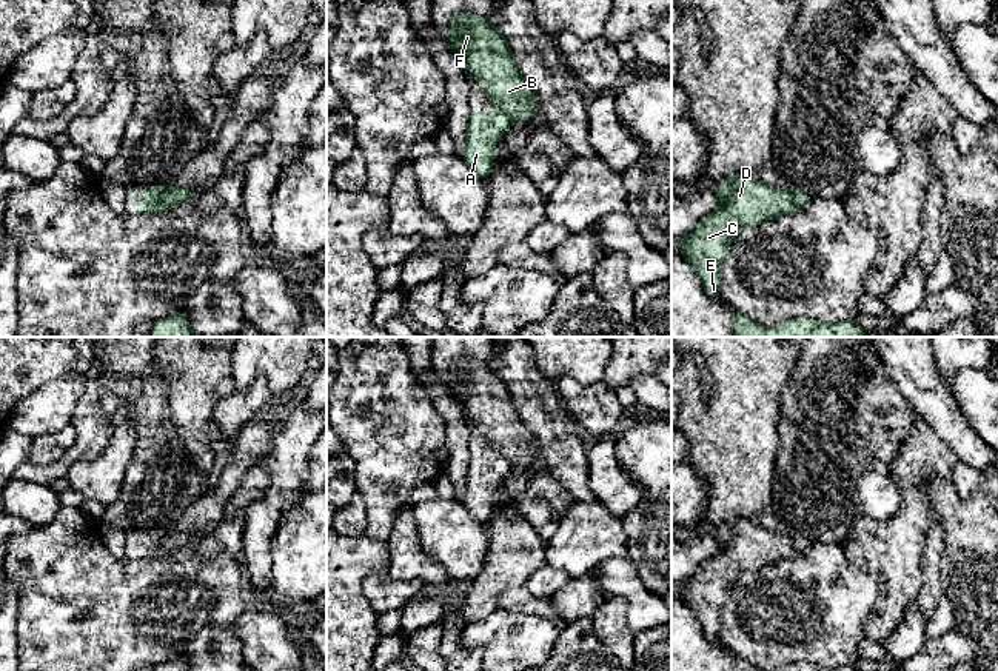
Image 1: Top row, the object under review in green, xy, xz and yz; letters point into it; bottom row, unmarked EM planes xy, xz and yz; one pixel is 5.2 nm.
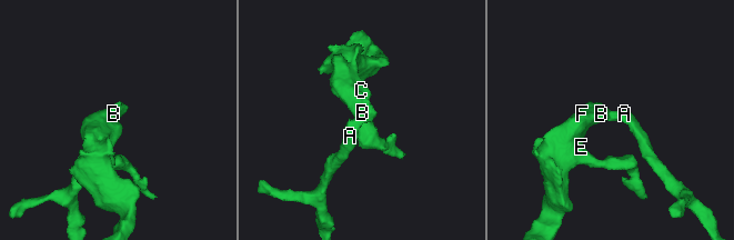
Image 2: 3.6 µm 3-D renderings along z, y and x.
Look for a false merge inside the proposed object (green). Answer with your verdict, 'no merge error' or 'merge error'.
no merge error

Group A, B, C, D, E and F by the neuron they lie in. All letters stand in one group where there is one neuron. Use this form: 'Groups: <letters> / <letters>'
Groups: A B C D E F

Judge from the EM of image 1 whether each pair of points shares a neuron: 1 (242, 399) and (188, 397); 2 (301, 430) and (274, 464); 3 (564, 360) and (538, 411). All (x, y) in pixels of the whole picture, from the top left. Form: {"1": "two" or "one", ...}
{"1": "two", "2": "one", "3": "two"}

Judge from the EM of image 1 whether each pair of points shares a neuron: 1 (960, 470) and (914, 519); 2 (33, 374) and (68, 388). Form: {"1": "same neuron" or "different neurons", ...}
{"1": "different neurons", "2": "different neurons"}

